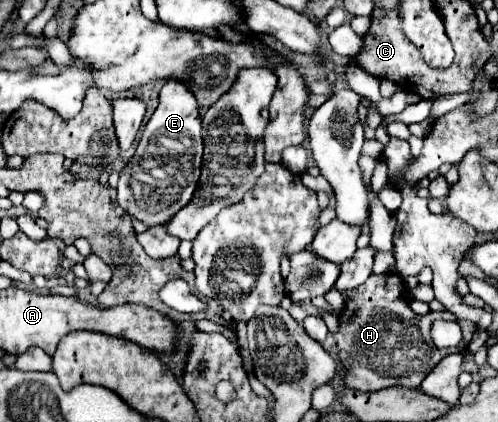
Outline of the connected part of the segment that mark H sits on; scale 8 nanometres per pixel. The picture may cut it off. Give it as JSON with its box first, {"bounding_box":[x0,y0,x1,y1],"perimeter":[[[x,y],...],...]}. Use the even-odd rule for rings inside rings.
{"bounding_box":[334,274,458,392],"perimeter":[[[372,274],[362,286],[358,286],[356,290],[350,290],[344,294],[344,310],[340,314],[340,330],[338,334],[334,334],[336,342],[338,342],[338,358],[344,366],[344,382],[348,388],[356,388],[362,392],[374,392],[380,388],[388,388],[388,386],[406,386],[406,388],[418,388],[420,382],[426,378],[426,374],[450,352],[458,352],[458,348],[448,348],[448,350],[438,350],[432,344],[430,338],[430,326],[434,320],[456,320],[454,314],[450,314],[448,310],[444,312],[428,312],[426,316],[418,316],[410,310],[408,306],[408,296],[404,290],[404,282],[402,276],[398,274]],[[372,364],[402,364],[402,376],[394,378],[394,376],[382,376],[380,372],[376,372],[372,368]]]}

